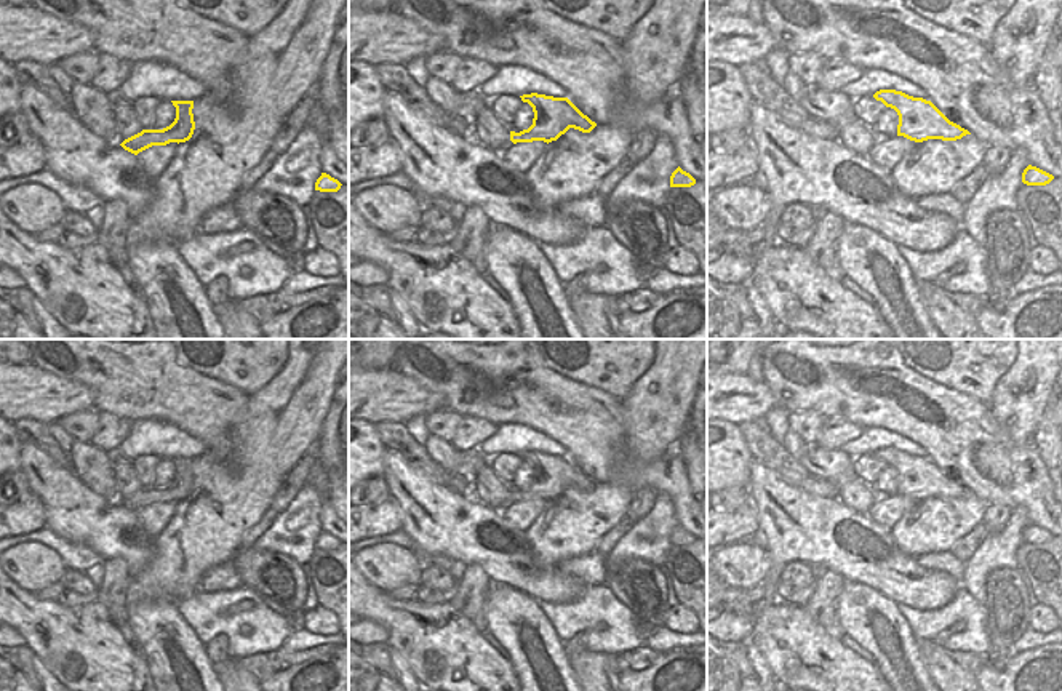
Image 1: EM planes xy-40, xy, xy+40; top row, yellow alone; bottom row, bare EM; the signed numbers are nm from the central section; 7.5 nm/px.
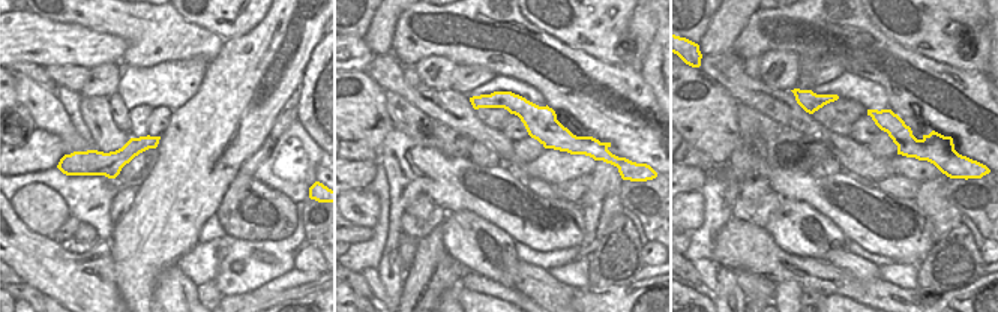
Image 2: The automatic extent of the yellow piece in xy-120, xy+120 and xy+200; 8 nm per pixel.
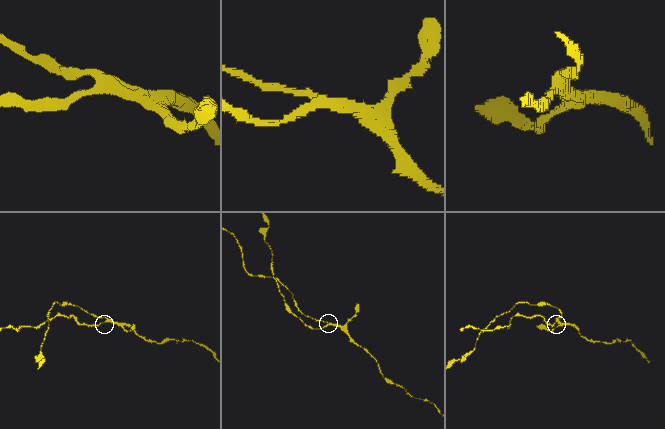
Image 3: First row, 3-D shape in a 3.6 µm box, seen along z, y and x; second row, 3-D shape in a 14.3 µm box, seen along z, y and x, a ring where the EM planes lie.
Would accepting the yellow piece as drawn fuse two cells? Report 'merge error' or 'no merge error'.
merge error

